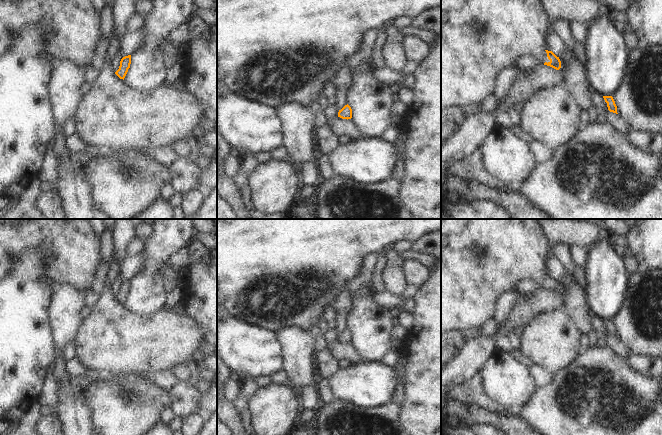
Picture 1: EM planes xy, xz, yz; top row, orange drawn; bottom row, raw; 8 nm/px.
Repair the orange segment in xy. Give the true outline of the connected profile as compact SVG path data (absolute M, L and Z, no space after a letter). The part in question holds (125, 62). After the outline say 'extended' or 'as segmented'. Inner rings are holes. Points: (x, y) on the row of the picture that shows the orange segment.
M131 55L123 57L120 61L119 69L115 72L115 74L120 79L124 80L124 78L128 72L128 69L130 68L130 64L131 64Z; as segmented

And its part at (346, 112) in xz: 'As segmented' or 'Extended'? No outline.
As segmented

